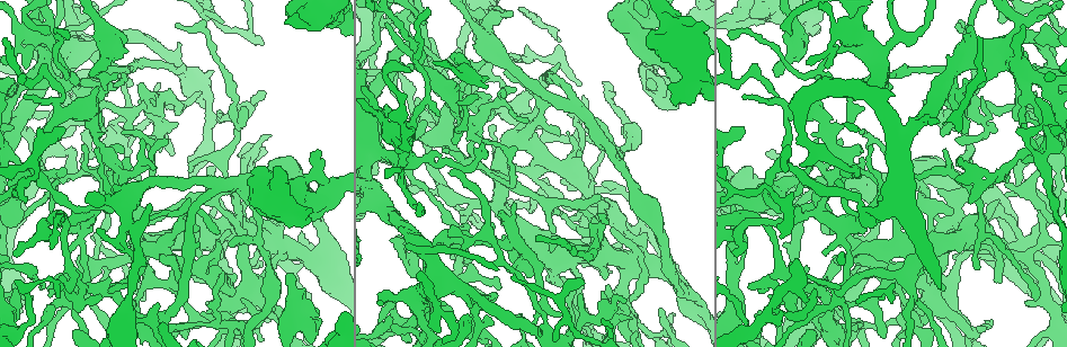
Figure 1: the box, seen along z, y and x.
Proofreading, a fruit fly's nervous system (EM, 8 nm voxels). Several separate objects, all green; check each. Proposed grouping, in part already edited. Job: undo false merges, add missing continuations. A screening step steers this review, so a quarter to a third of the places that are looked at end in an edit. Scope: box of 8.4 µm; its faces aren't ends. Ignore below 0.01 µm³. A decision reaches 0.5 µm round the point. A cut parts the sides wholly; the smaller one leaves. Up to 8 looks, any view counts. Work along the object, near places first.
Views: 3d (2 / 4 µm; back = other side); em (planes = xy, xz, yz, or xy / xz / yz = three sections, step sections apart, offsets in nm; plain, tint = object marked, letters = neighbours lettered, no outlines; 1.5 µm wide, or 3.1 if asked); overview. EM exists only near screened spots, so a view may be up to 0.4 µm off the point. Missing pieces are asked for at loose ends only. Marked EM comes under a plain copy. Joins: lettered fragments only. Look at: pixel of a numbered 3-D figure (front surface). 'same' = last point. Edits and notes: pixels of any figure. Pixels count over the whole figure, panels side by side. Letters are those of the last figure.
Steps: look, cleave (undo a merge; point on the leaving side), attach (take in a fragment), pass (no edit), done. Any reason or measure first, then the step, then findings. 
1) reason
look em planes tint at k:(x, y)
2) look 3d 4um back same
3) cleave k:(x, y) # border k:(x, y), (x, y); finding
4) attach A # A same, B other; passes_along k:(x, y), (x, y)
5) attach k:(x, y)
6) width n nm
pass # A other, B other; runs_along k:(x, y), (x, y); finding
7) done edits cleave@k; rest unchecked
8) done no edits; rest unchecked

thin end
look 3d 2um at 1:(62, 128)

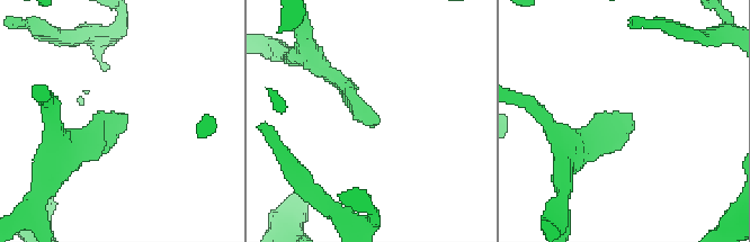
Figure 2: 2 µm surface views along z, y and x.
look em xy step 8 letters at 2:(379, 115)

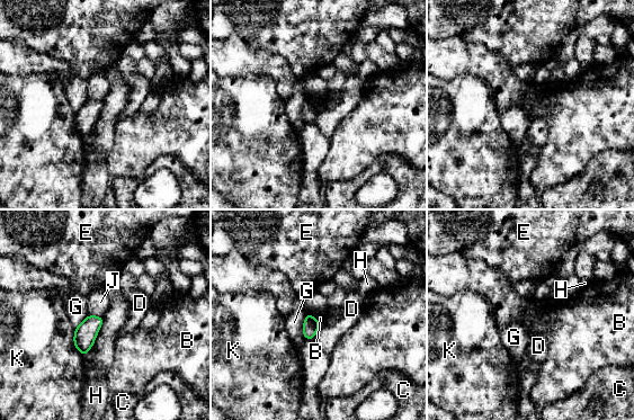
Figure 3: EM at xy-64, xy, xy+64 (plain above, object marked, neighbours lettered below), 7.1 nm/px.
longest_contact H 220 nm
pass # B other, C other, D other, E other, G other, H other, J other, K other; border 3:(103, 316), (103, 323), (92, 345); no lettered fragment goes on from it

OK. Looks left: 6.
look 3d 2um at 1:(828, 66)

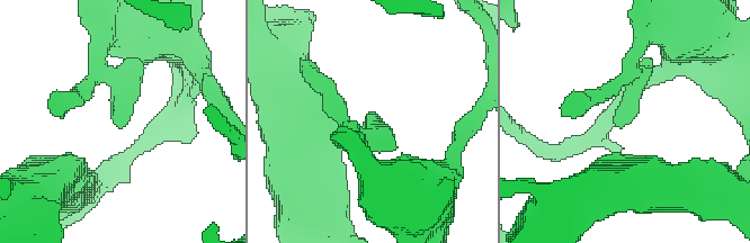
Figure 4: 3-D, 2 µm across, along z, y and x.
look em planes letters at 4:(374, 121)

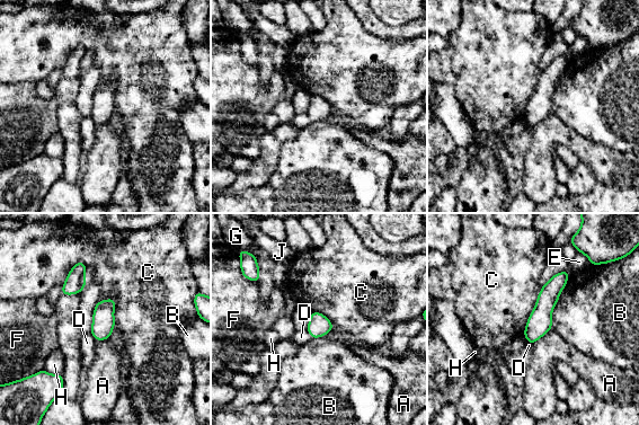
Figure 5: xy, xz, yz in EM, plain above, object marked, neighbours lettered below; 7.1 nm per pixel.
pass # A other, B other, C other, D other, E other, F other, G other, H other, J other; runs_along 5:(565, 274), (551, 290), (531, 339); none of them fits

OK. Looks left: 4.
side arm on a straight run
look em xz step 4 tint at 1:(533, 164)

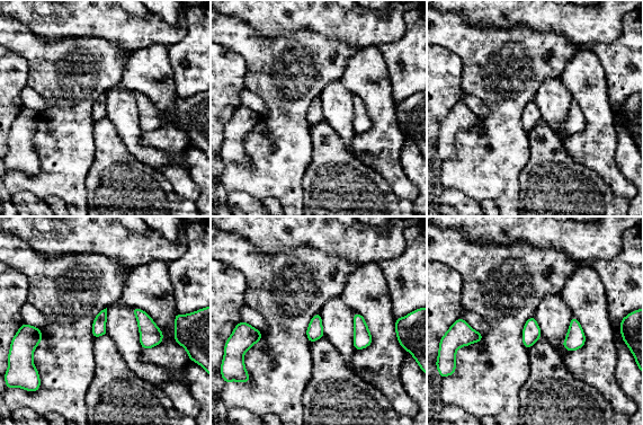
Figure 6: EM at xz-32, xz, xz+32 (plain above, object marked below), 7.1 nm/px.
look em planes letters same

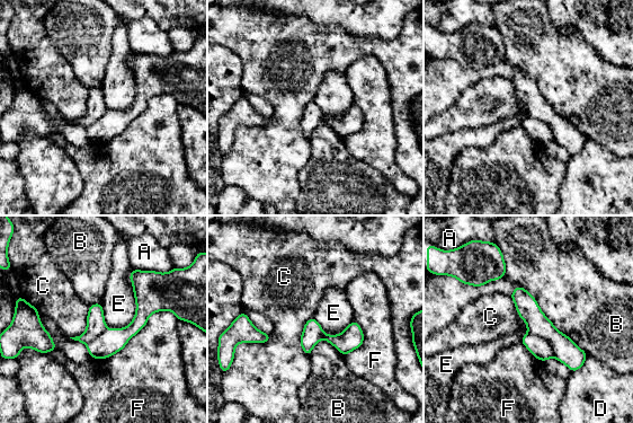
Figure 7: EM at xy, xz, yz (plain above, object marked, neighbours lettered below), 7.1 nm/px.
pass # A other, B other, C other, D other, E other, F other; border 7:(133, 269), (134, 318), (108, 329); continuous, no second cell

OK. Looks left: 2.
done no edits; rest unchecked

